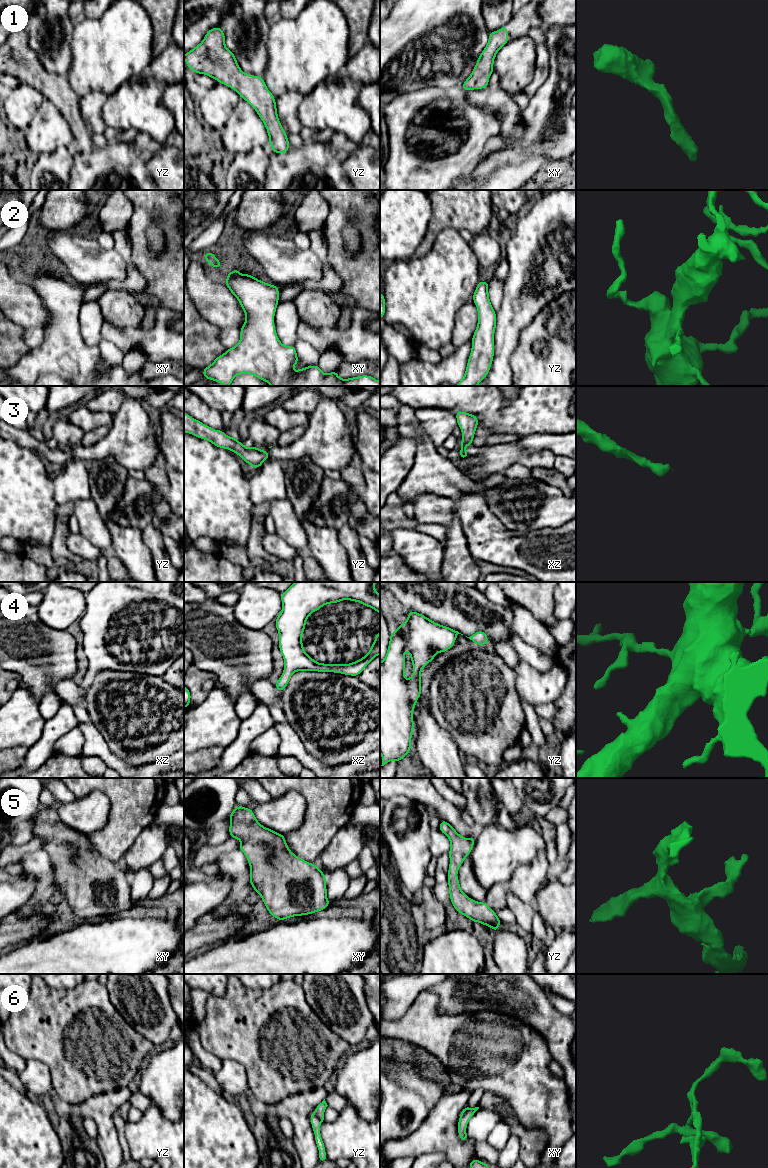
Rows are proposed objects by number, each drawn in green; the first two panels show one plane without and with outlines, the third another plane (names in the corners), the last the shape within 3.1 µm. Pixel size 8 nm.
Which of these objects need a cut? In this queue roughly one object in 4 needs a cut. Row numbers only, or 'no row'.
no row

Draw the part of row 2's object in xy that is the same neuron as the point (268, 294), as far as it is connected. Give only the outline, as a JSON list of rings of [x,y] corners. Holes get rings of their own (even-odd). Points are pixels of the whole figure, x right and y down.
[[[239,268],[227,274],[226,286],[240,302],[246,320],[240,329],[240,342],[218,356],[214,362],[203,368],[203,378],[229,386],[238,374],[251,374],[266,381],[271,386],[380,386],[380,381],[372,376],[362,375],[341,379],[336,370],[324,374],[318,364],[301,368],[295,372],[292,368],[298,363],[295,346],[284,346],[276,334],[274,314],[279,303],[279,289],[250,274],[239,274]]]

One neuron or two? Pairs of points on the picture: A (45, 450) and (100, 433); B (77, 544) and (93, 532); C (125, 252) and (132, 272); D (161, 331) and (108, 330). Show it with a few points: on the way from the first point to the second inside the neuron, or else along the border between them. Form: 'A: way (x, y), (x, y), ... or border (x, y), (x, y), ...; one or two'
A: border (103, 437), (89, 446), (82, 446), (80, 444); two
B: border (79, 532), (103, 552); two
C: way (126, 257), (131, 267); one
D: way (148, 336), (121, 336); one

